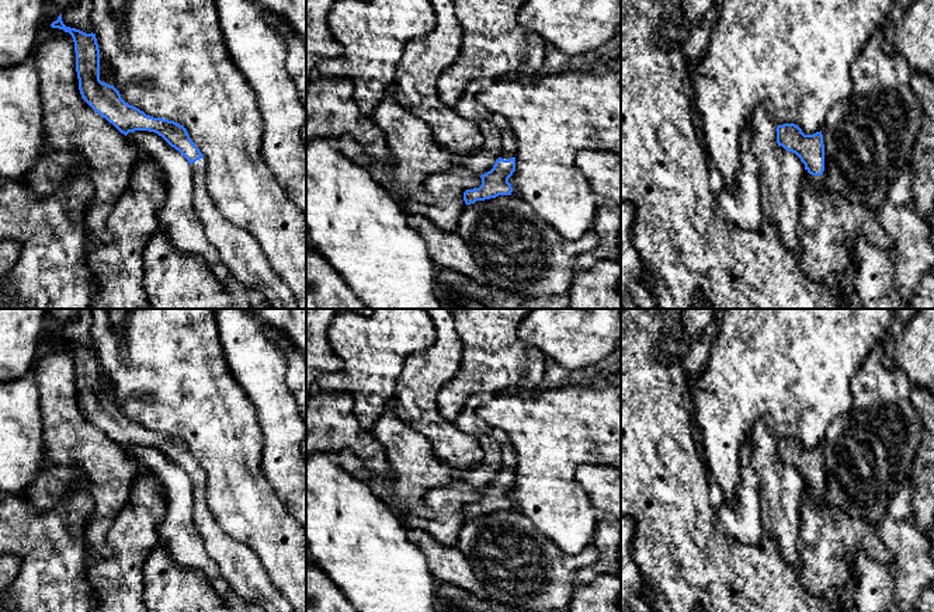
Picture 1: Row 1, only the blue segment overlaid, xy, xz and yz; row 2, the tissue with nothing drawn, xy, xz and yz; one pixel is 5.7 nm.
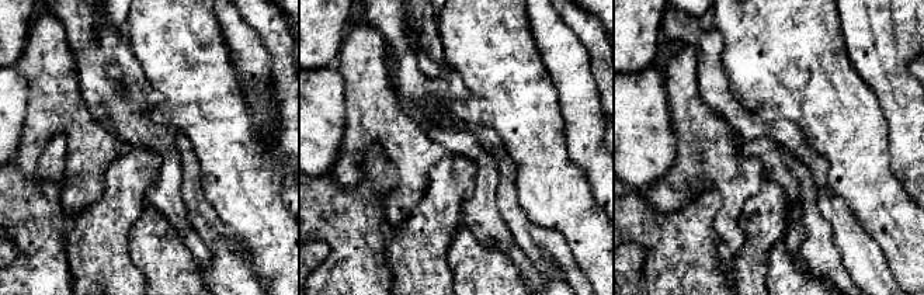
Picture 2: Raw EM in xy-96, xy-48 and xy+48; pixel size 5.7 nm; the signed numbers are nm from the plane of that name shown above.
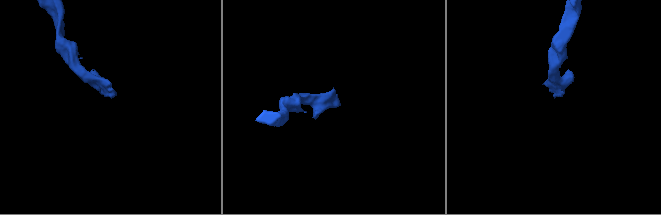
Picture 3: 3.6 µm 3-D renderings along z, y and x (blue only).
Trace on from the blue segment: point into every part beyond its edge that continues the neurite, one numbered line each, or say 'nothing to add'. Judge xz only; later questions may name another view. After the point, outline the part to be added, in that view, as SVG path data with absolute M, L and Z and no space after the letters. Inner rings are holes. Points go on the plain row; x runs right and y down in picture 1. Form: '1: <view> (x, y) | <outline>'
1: xz (509, 462) | M511 444L504 445L501 455L503 455L503 458L501 458L501 463L500 463L501 465L500 472L504 474L515 472L515 469L517 469L517 452L513 448L513 445Z

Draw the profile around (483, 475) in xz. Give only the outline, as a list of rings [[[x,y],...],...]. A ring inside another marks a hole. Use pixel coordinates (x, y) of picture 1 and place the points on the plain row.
[[[479,435],[478,441],[485,453],[483,462],[479,466],[463,470],[454,477],[476,490],[482,490],[493,483],[496,474],[501,469],[503,446],[487,435]]]

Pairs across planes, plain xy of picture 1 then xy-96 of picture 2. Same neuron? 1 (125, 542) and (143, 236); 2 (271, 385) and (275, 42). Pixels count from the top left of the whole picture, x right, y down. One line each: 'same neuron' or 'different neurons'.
1: different neurons
2: different neurons

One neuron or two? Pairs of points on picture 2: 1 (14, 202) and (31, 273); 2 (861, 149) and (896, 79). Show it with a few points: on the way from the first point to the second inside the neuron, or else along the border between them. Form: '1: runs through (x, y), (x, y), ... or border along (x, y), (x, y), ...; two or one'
1: runs through (31, 219), (32, 256); one
2: border along (864, 82), (878, 101), (889, 142); two

